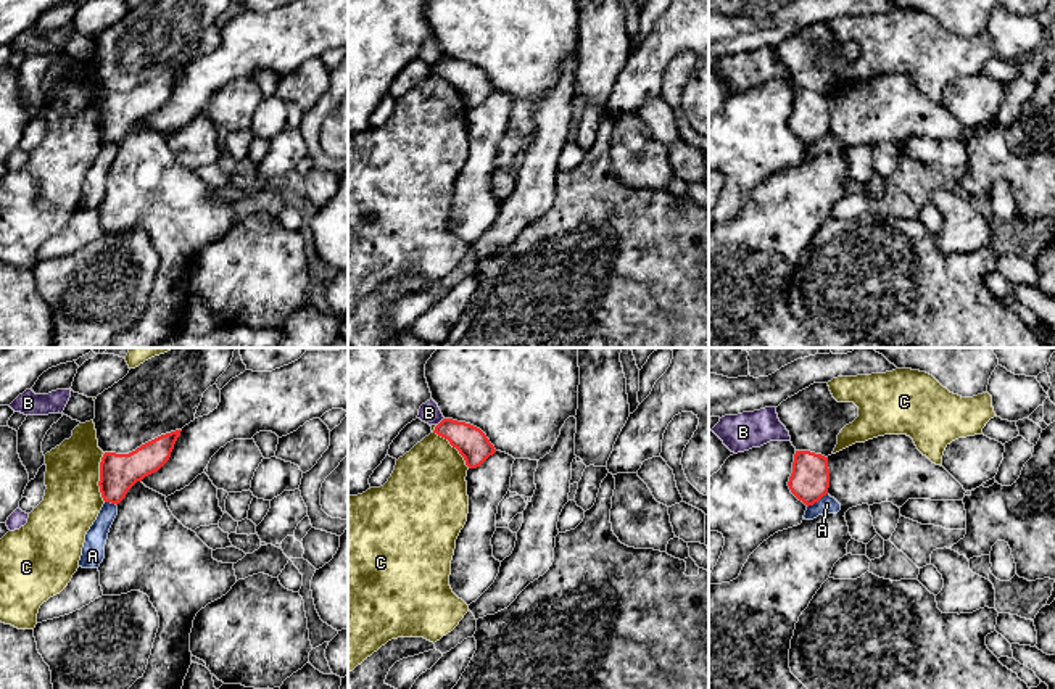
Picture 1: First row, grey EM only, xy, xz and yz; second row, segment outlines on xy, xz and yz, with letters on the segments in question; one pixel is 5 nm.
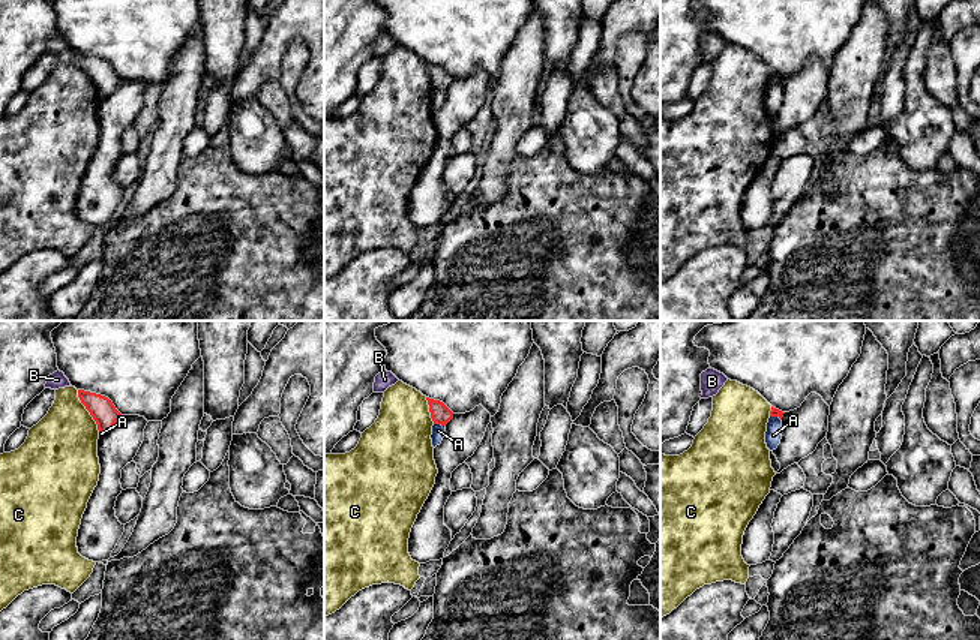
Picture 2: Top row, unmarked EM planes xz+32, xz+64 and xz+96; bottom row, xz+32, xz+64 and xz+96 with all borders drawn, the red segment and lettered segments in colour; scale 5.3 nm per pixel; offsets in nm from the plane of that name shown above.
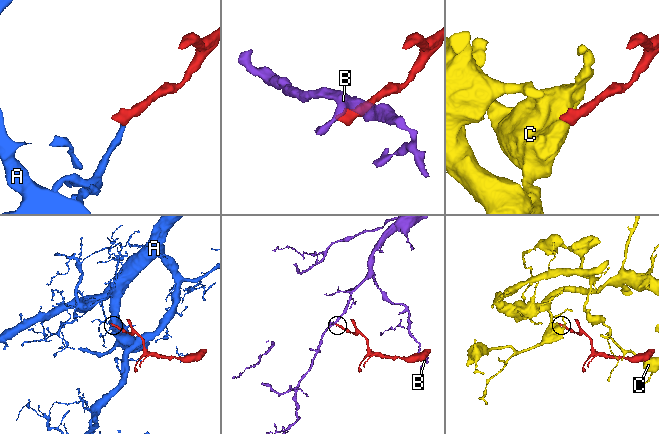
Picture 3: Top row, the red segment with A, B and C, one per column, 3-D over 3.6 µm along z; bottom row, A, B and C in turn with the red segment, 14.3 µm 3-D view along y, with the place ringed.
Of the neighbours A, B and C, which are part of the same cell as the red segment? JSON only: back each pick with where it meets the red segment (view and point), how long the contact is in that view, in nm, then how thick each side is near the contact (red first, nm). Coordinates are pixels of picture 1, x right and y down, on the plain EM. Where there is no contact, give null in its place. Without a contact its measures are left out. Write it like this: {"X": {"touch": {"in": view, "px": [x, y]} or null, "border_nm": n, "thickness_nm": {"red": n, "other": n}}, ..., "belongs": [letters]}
{"belongs": []}

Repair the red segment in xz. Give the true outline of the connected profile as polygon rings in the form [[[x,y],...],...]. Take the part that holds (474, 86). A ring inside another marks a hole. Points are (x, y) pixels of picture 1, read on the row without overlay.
[[[443,58],[433,69],[438,76],[449,80],[459,90],[469,108],[480,106],[490,95],[496,92],[486,74],[465,61]]]

